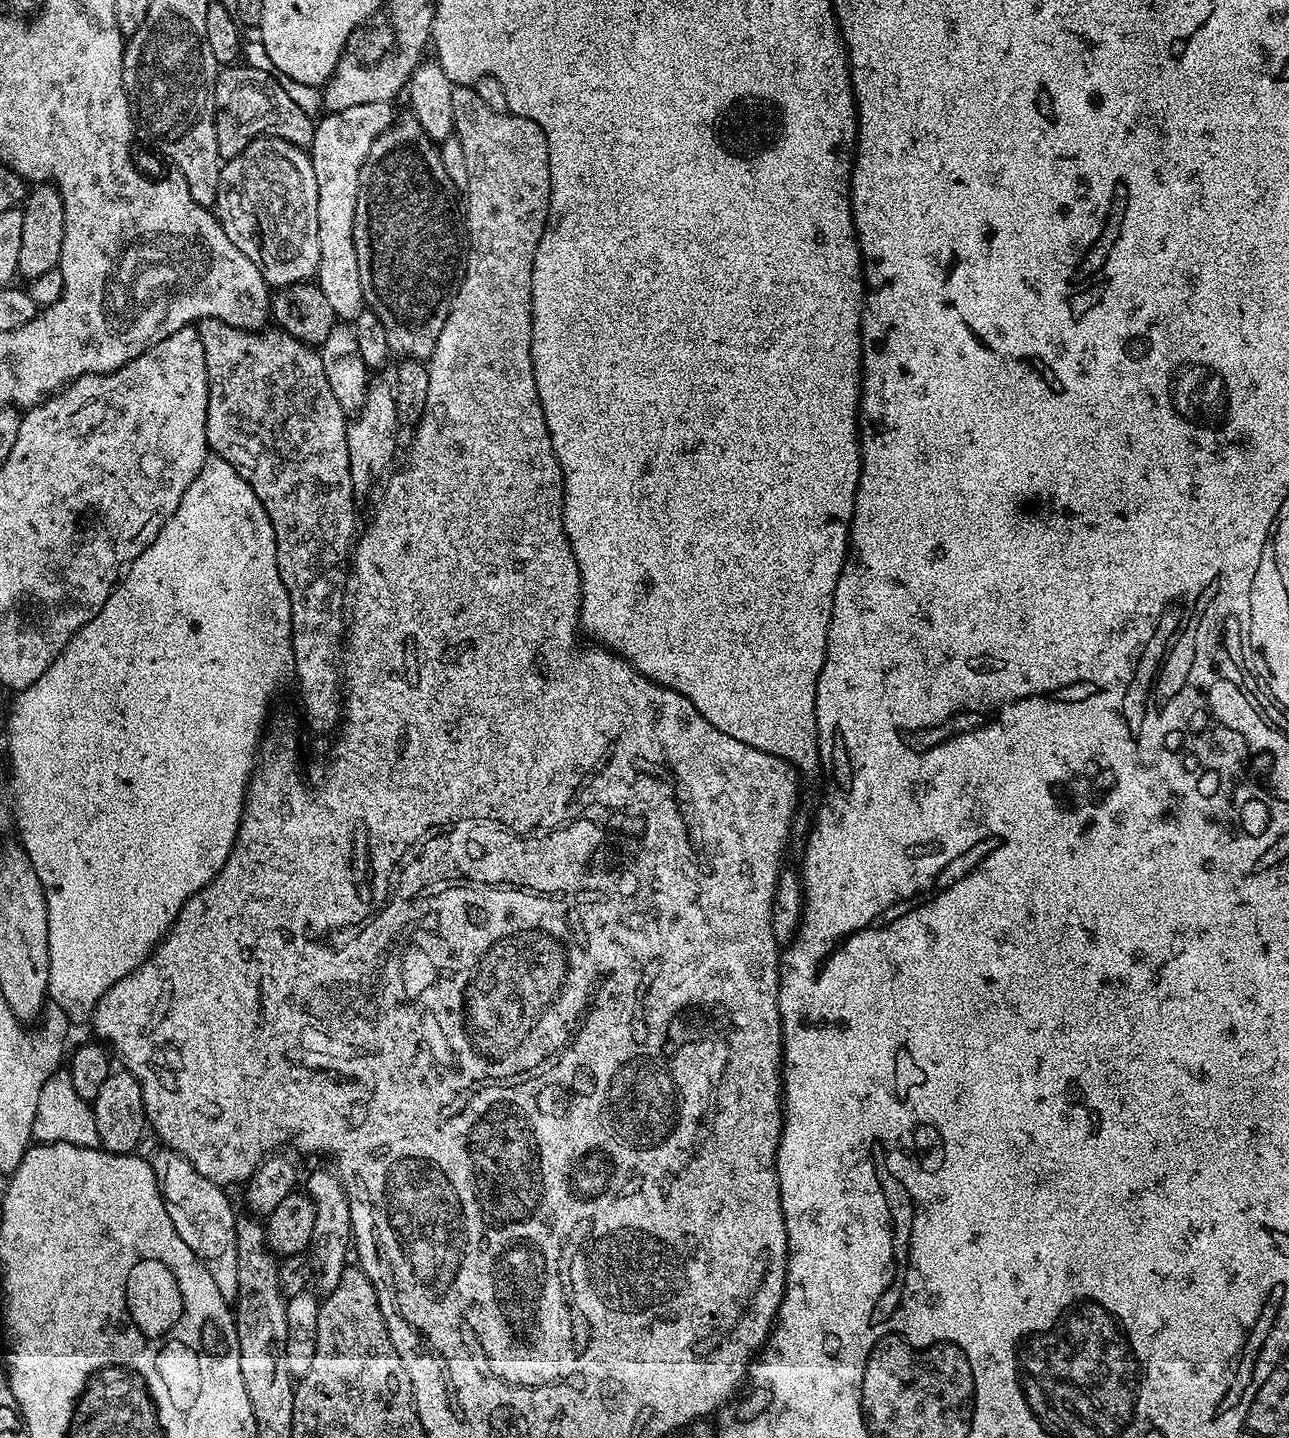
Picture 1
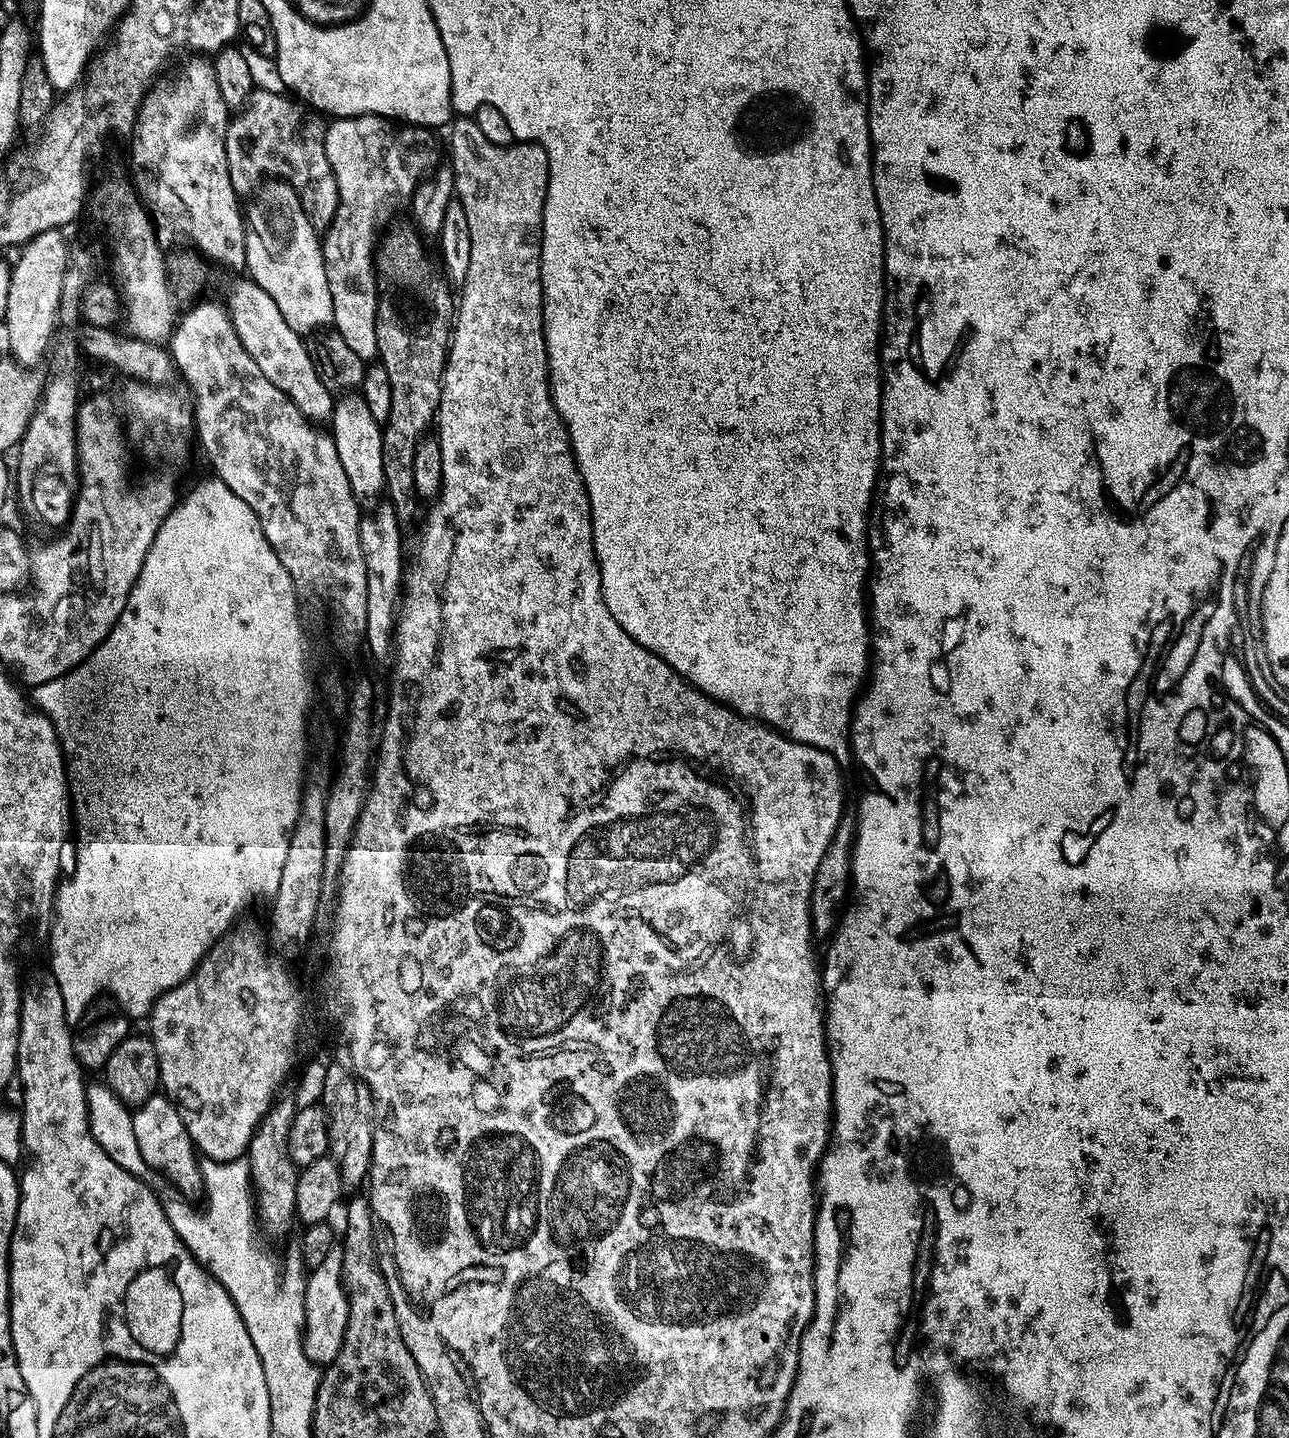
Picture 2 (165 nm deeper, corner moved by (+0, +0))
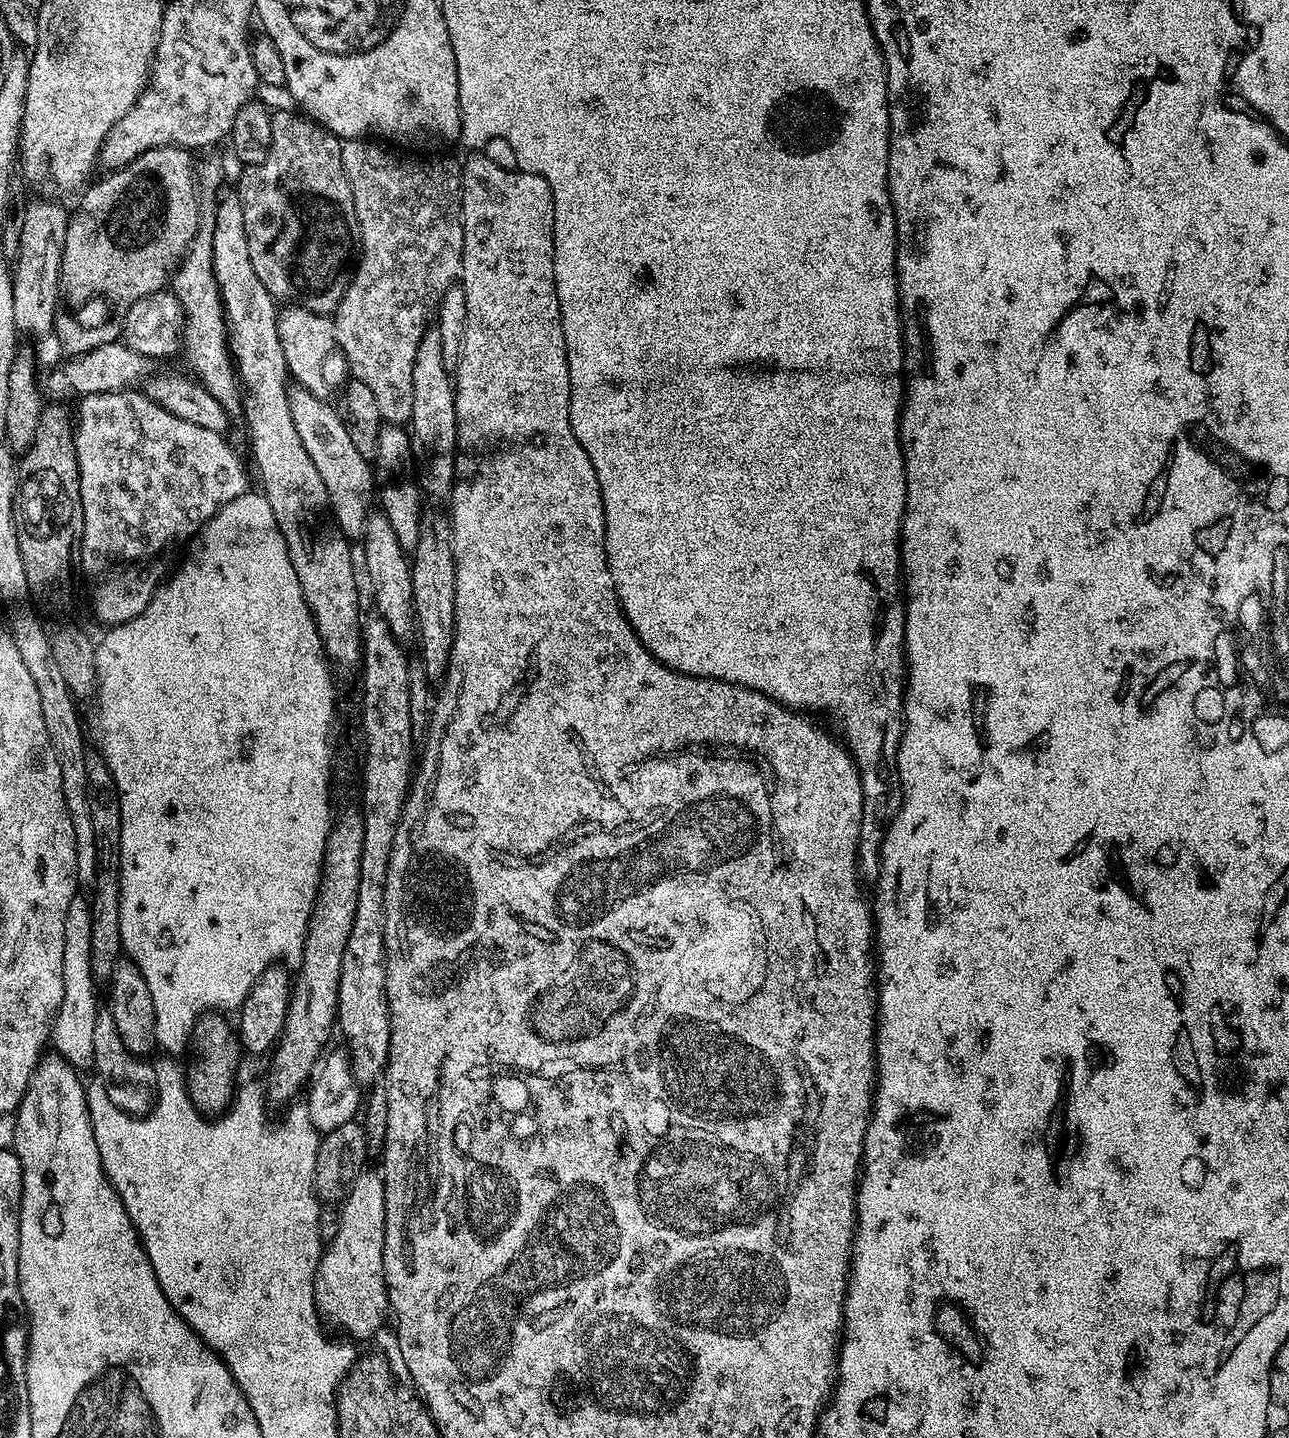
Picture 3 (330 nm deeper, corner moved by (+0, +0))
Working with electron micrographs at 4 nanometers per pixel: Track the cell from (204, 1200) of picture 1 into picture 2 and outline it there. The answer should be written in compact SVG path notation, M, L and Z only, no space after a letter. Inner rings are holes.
M154 1094L148 1100L135 1105L132 1112L132 1129L138 1142L138 1150L149 1169L157 1168L158 1171L164 1172L165 1178L180 1191L177 1193L181 1197L193 1198L192 1196L201 1195L202 1184L198 1179L198 1160L194 1155L194 1145L188 1137L178 1110L167 1096Z

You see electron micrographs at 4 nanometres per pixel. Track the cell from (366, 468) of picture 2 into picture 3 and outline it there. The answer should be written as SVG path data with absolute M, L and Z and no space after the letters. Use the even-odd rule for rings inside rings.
M372 514L368 517L368 525L364 528L362 537L364 543L364 564L362 560L362 572L368 575L368 584L372 587L372 596L376 599L376 604L380 607L379 615L389 624L396 639L404 642L407 641L408 635L414 632L414 615L412 612L412 570L410 567L409 557L398 546L398 534L390 526L390 522L383 514Z

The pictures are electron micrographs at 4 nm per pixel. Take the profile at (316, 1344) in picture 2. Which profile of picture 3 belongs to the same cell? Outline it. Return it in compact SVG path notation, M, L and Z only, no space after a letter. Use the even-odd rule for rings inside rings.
M379 1171L361 1172L338 1211L338 1234L334 1242L323 1249L316 1271L316 1307L329 1325L332 1323L345 1332L345 1337L353 1336L348 1337L353 1341L371 1341L385 1327L384 1319L390 1316L388 1287L384 1277L386 1190L383 1175Z

